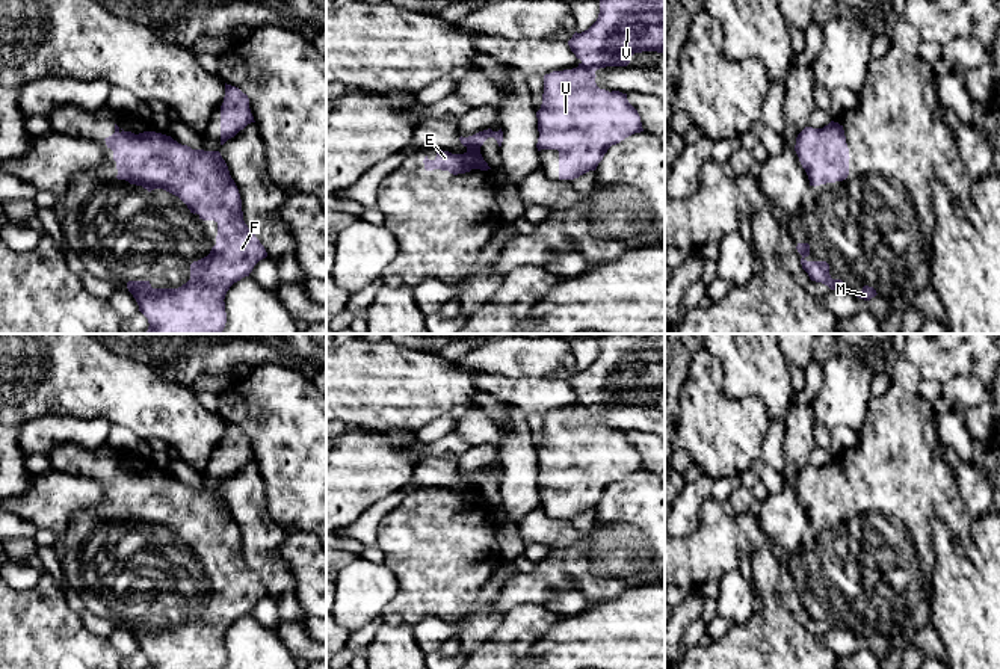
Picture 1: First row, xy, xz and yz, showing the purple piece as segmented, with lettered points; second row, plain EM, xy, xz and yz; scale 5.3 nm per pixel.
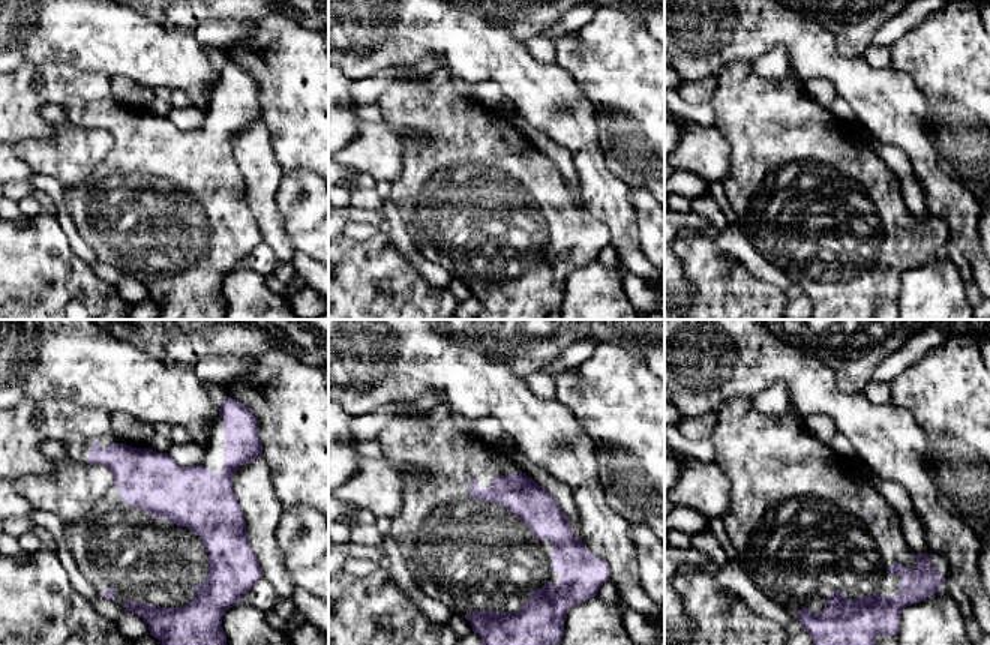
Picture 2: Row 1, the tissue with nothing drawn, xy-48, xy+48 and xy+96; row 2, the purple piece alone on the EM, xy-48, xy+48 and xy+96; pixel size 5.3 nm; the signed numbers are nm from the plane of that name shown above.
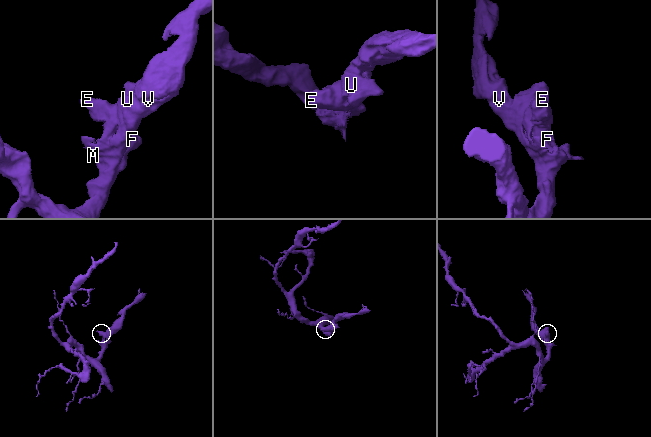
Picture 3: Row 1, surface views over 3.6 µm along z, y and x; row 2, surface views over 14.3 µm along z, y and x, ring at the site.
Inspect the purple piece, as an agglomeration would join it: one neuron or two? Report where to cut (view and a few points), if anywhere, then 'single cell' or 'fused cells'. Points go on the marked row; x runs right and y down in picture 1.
cut none; single cell

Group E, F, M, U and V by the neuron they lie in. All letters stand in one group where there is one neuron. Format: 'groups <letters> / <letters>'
groups E F M U V

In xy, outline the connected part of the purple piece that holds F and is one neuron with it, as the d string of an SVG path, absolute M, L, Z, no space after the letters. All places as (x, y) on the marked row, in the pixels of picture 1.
M116 124L115 133L104 140L113 151L118 180L142 186L148 192L163 189L178 196L199 219L218 224L216 245L207 257L190 264L190 279L181 287L153 288L150 281L127 282L139 311L148 319L145 334L221 334L227 323L227 291L234 282L249 276L254 266L267 257L264 246L243 220L240 193L221 153L192 150L156 131L134 134Z

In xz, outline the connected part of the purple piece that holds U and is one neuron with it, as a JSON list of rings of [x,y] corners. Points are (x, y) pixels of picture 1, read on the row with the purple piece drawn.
[[[600,0],[597,21],[568,41],[582,62],[577,68],[544,76],[544,94],[538,118],[538,151],[559,151],[559,180],[574,180],[595,171],[612,145],[644,131],[637,110],[627,94],[600,89],[595,71],[606,66],[627,66],[634,53],[665,53],[665,0]]]

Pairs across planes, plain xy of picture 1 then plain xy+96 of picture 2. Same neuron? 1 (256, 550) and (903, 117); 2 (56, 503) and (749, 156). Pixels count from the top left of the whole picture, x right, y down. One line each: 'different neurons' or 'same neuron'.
1: same neuron
2: different neurons

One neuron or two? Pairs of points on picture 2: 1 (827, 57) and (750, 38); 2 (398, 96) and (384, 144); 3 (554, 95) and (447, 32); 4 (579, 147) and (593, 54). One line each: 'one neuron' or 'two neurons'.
1: one neuron
2: two neurons
3: one neuron
4: two neurons

